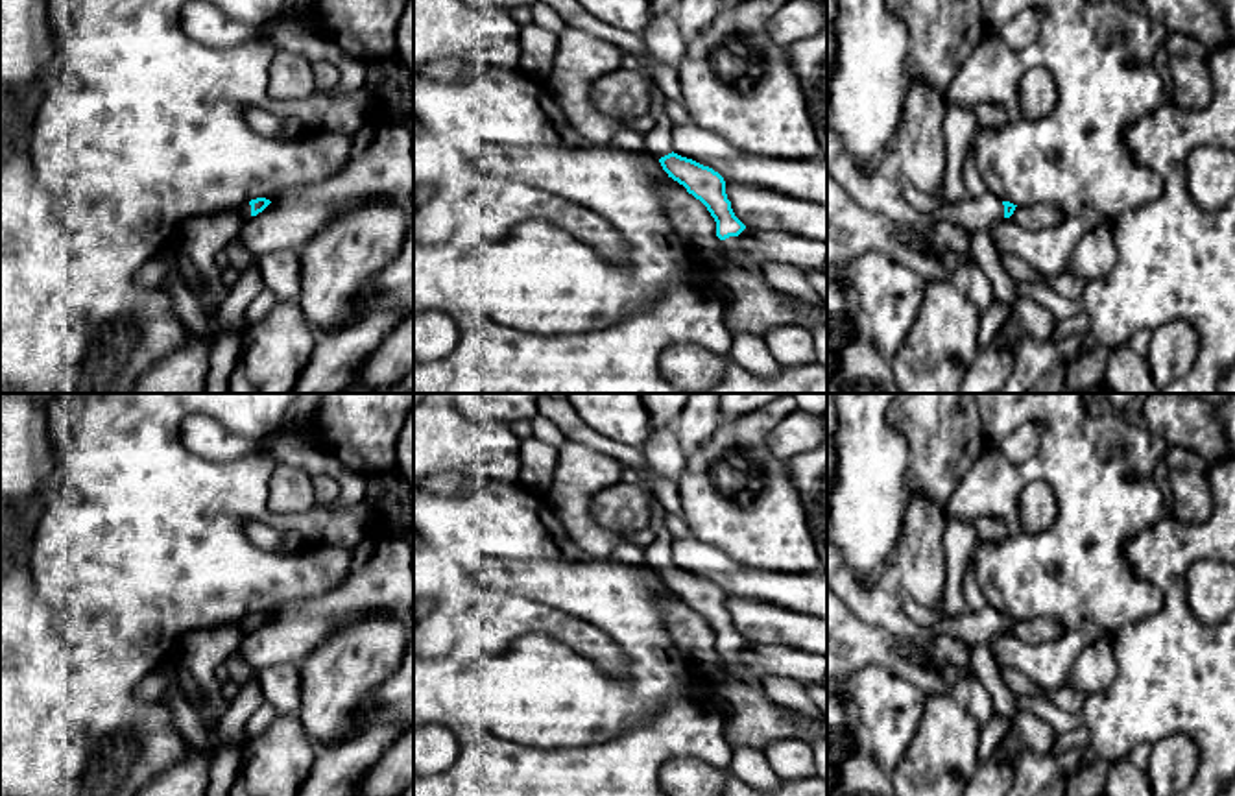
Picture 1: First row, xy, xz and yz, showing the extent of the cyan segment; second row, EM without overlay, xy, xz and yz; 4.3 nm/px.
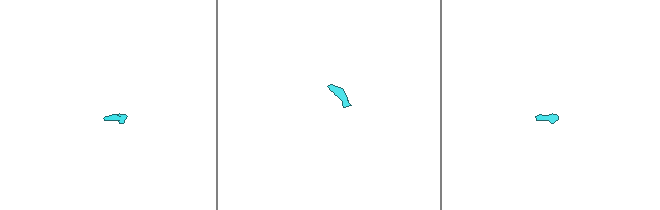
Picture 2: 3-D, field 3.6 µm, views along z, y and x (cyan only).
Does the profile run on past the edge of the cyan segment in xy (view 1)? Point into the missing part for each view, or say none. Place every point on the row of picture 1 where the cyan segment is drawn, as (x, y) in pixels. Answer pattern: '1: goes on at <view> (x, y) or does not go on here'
1: goes on at xy (244, 209)

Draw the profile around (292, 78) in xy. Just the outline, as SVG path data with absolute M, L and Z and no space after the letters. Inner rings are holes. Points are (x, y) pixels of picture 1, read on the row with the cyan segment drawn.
M277 50L268 74L268 90L277 100L299 102L316 92L314 65L301 54Z

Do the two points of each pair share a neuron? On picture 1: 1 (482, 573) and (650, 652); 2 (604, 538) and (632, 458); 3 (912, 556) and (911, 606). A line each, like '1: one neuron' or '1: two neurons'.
1: one neuron
2: two neurons
3: two neurons

